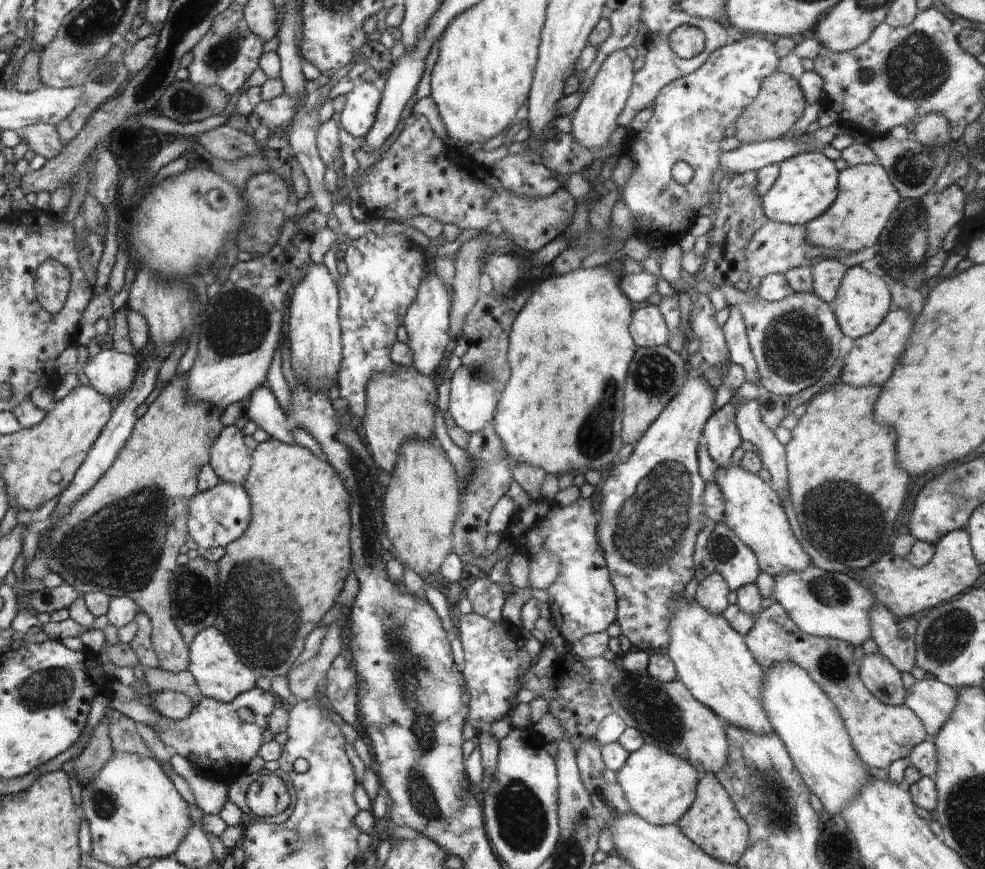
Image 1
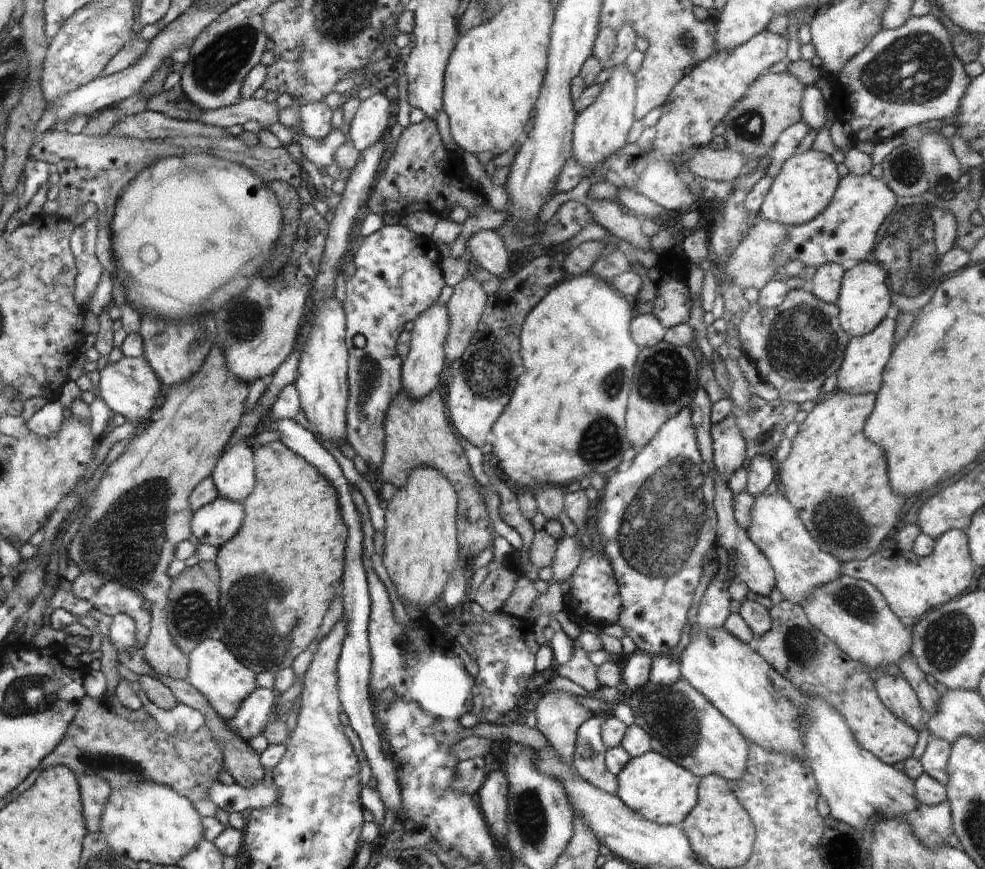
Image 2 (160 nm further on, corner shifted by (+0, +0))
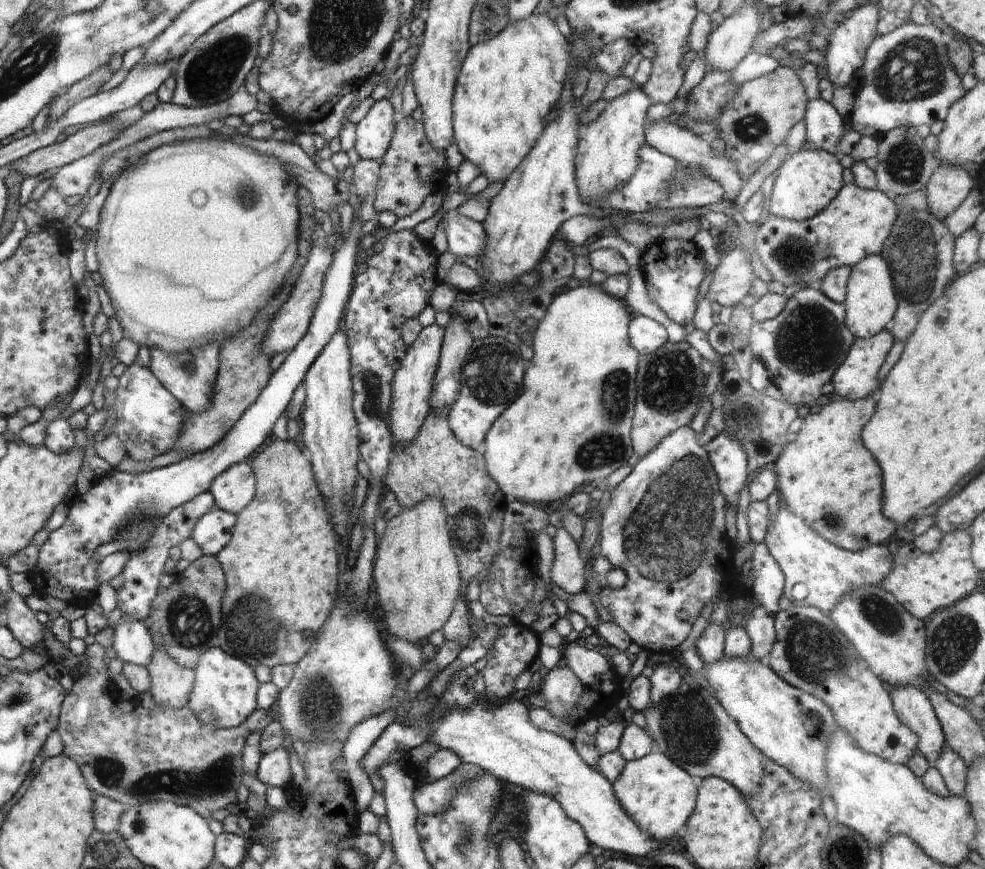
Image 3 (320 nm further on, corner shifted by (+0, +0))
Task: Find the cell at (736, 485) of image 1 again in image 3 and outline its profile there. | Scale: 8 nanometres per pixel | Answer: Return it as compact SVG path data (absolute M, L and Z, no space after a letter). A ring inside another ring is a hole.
M786 504L780 505L771 523L764 544L782 569L785 578L783 594L792 603L816 607L828 613L857 589L880 584L892 570L893 556L888 547L879 544L864 547L861 551L847 551L814 532Z

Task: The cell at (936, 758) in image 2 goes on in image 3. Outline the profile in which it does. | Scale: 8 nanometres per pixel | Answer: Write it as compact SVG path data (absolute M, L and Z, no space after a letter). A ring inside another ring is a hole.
M945 744L932 766L938 769L952 795L965 796L968 765L957 752Z

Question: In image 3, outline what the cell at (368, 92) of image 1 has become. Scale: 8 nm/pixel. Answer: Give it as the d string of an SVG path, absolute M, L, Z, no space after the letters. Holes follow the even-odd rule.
M388 98L375 102L365 118L357 123L355 149L361 159L380 162L392 142L397 119Z

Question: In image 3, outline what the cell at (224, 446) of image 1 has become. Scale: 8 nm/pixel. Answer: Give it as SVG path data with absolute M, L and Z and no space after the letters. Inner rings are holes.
M242 461L221 472L213 480L212 493L215 506L237 515L248 506L255 495L255 476L252 467Z

